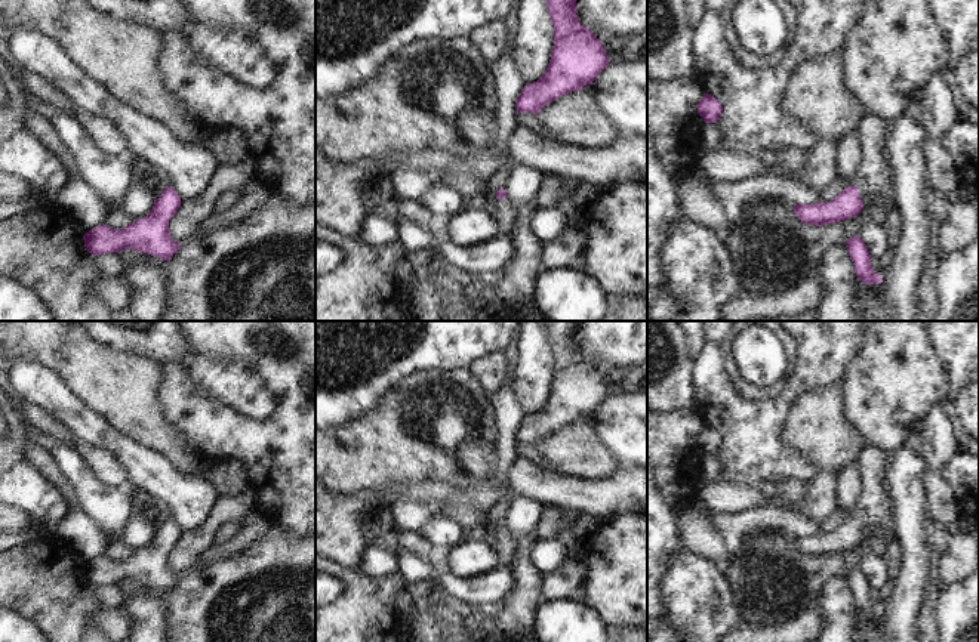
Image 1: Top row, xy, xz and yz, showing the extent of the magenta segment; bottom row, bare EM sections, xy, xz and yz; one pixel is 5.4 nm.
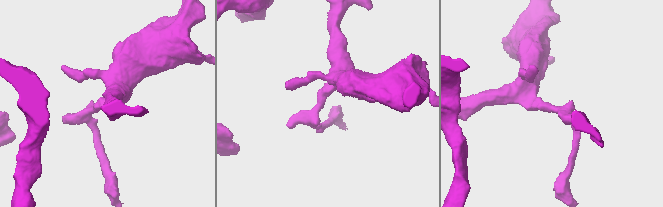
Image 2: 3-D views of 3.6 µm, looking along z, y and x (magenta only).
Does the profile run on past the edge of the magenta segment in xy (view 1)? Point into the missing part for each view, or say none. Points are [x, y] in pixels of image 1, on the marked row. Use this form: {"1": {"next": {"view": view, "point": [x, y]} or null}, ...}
{"1": {"next": null}}

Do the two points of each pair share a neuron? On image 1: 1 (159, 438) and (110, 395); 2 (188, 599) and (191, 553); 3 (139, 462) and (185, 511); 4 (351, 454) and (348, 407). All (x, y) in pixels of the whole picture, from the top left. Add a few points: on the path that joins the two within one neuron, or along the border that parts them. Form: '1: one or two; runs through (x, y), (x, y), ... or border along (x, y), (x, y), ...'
1: one; runs through (147, 426), (122, 401)
2: two; border along (194, 565), (181, 576)
3: one; runs through (153, 472), (178, 497)
4: two; border along (378, 398), (366, 413), (331, 426)

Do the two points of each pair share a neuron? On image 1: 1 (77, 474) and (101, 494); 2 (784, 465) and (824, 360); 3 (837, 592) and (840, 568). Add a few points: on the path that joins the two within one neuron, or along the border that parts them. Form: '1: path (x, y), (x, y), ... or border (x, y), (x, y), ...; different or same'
1: path (83, 480), (95, 491); same
2: path (772, 438), (772, 413), (797, 386); same
3: border (844, 574), (837, 574), (824, 585), (818, 602); different

